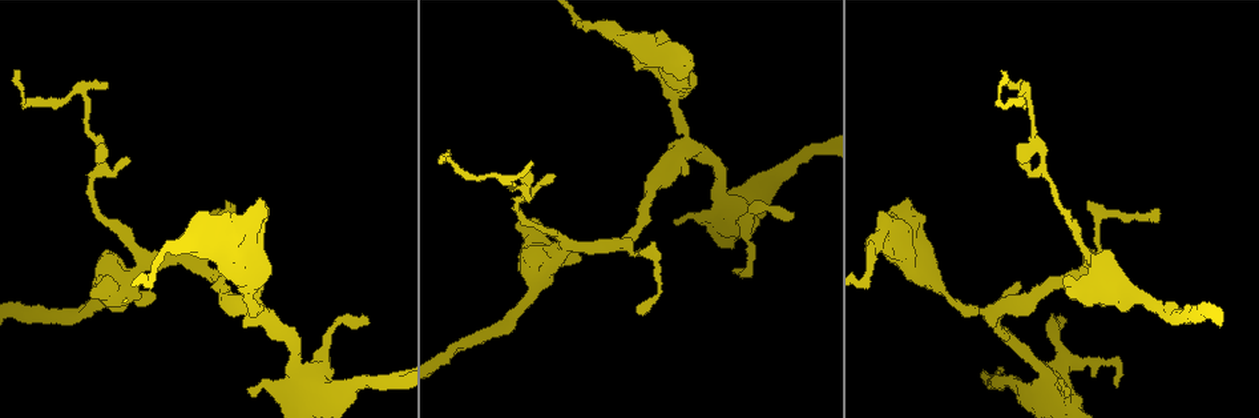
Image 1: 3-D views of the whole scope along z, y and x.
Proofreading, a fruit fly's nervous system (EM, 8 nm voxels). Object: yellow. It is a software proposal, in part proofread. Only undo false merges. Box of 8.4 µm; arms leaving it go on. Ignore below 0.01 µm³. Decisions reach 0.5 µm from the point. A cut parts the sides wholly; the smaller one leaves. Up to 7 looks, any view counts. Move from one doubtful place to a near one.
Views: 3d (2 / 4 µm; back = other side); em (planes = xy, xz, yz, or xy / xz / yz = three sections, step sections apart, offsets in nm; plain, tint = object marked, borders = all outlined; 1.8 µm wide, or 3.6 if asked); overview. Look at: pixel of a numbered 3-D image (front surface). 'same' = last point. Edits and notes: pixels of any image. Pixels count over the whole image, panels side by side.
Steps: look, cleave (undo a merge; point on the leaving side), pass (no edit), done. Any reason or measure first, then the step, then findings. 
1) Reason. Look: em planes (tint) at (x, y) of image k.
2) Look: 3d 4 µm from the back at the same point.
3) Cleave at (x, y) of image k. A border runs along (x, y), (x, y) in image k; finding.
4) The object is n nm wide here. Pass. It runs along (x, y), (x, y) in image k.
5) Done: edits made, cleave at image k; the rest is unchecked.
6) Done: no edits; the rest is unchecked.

Calibre changes. Look: em 3.6 µm planes (plain) at (130, 280) of image 1.

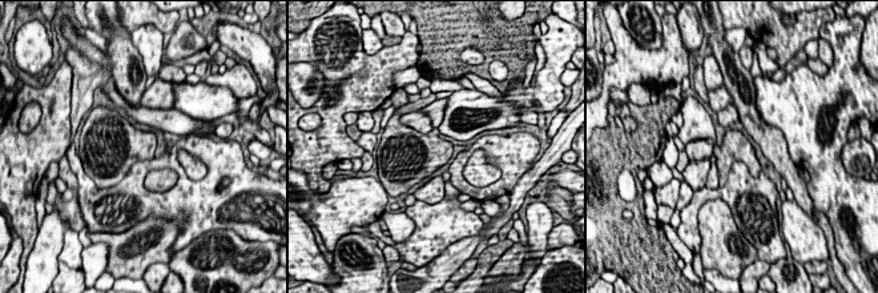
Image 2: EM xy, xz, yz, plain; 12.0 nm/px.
Where the object lies. Look: em 3.6 µm planes (tint) at the same point.

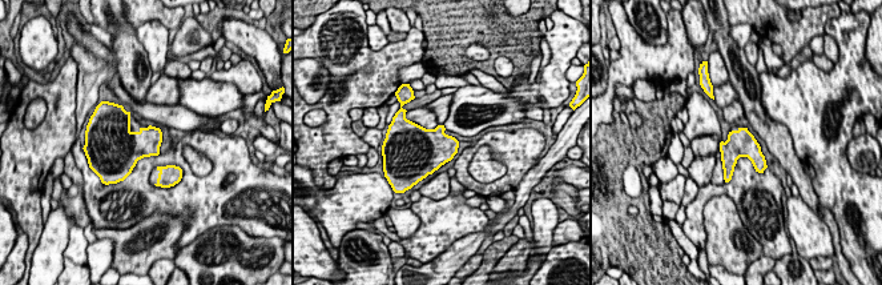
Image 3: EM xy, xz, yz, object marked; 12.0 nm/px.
Pass. One neuron here.

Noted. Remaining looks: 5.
Abrupt turn. Look: 3d 4 µm at (1051, 382) of image 1.

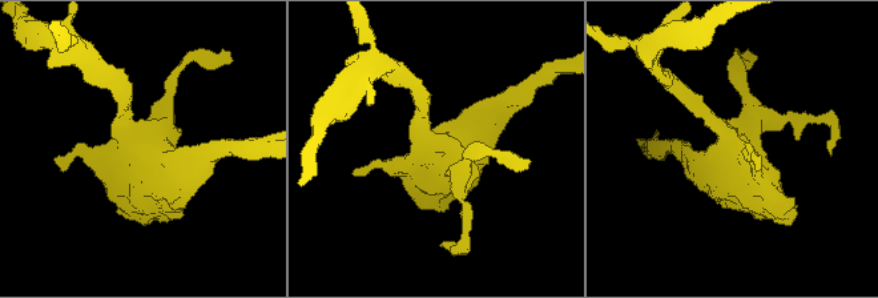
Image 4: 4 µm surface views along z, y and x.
Look: em 3.6 µm planes (tint) at (733, 150) of image 4.

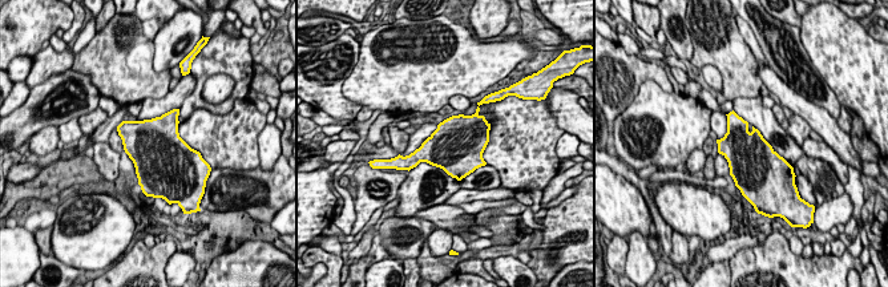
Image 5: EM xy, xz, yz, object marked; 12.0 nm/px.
Pass. Continuous, no second neuron.

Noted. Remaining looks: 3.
A narrow waist. Look: em yz step 4 (tint) at (659, 289) of image 1.

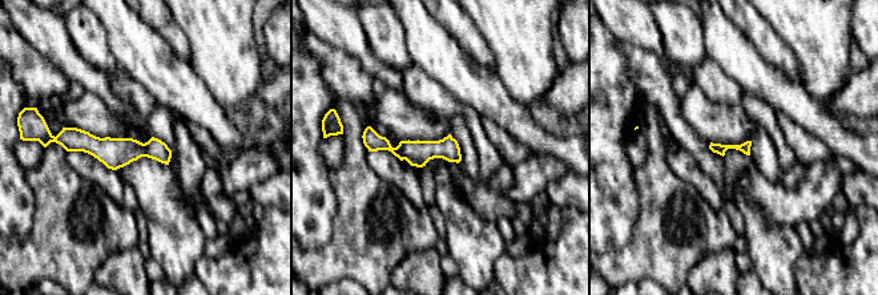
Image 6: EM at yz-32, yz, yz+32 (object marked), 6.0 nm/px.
Look: em planes (tint) at the same point.

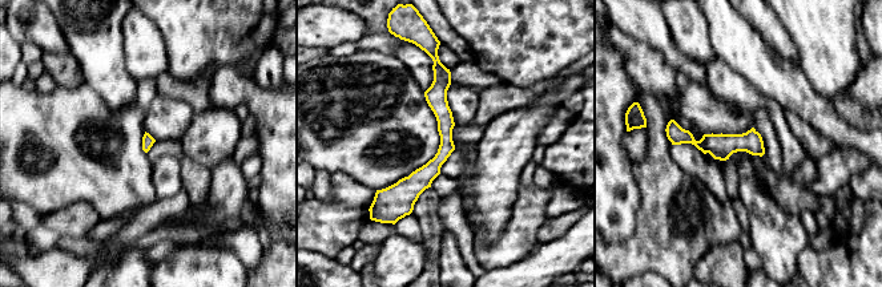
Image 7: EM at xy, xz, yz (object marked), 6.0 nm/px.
The object is 70 nm wide here. Pass. It runs along (437, 63), (444, 152), (405, 209) in image 7; all the same neuron.

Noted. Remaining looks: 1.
Done: no edits; the rest is unchecked.

